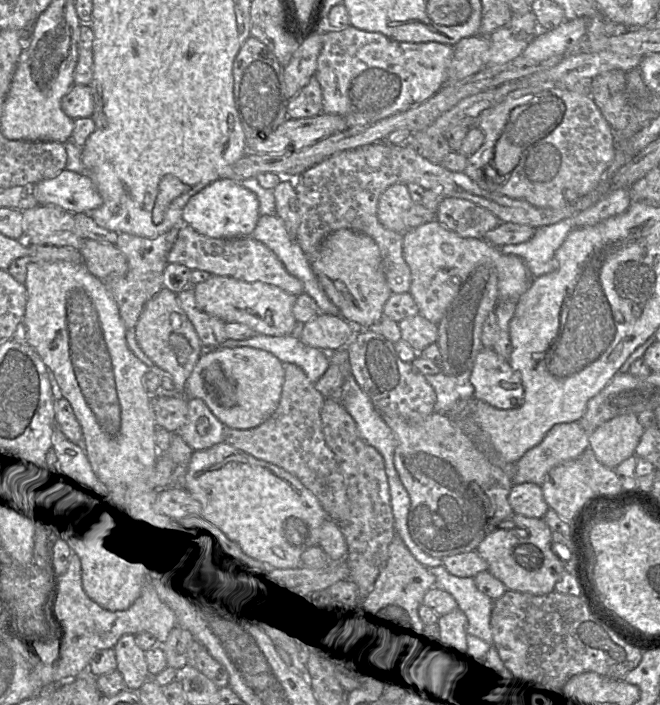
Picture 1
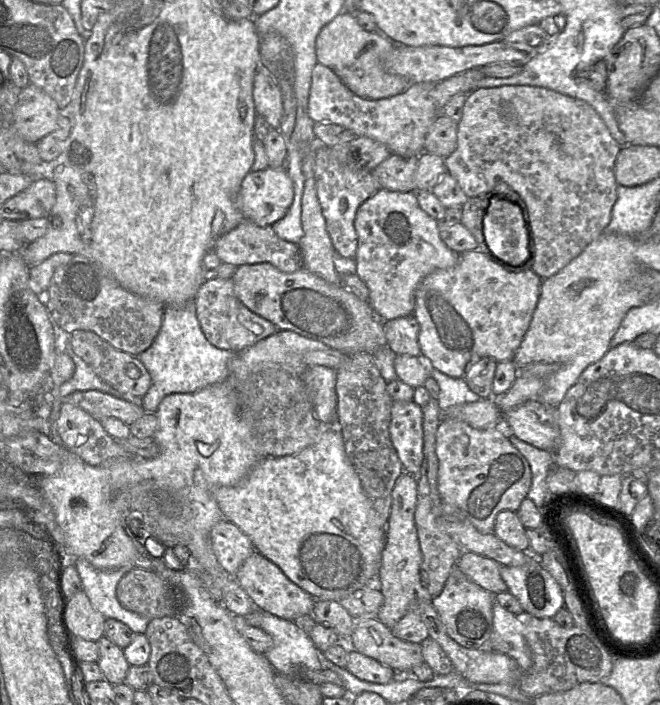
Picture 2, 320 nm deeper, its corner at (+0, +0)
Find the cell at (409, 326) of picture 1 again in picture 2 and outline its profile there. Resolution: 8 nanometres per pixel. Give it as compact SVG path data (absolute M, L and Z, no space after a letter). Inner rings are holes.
M411 314L382 321L387 345L396 353L409 356L421 354L419 346L420 326Z

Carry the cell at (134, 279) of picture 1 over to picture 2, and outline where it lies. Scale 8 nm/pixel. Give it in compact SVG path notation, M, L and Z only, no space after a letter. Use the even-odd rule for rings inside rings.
M74 255L68 263L55 269L47 290L46 308L52 324L55 322L64 331L70 334L76 330L92 331L116 349L135 356L146 350L156 338L165 310L160 303L126 290L102 264L81 255Z

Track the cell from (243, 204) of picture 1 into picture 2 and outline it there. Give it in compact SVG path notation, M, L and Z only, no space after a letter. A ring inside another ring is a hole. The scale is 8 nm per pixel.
M268 167L260 171L250 171L242 181L240 191L236 196L238 208L246 220L260 227L272 226L288 212L294 198L293 181L285 167Z

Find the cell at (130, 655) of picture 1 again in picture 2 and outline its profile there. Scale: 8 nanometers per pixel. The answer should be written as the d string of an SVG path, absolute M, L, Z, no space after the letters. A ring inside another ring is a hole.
M105 635L96 641L99 648L97 663L104 678L112 685L124 682L130 664L127 662L123 649L113 643Z

